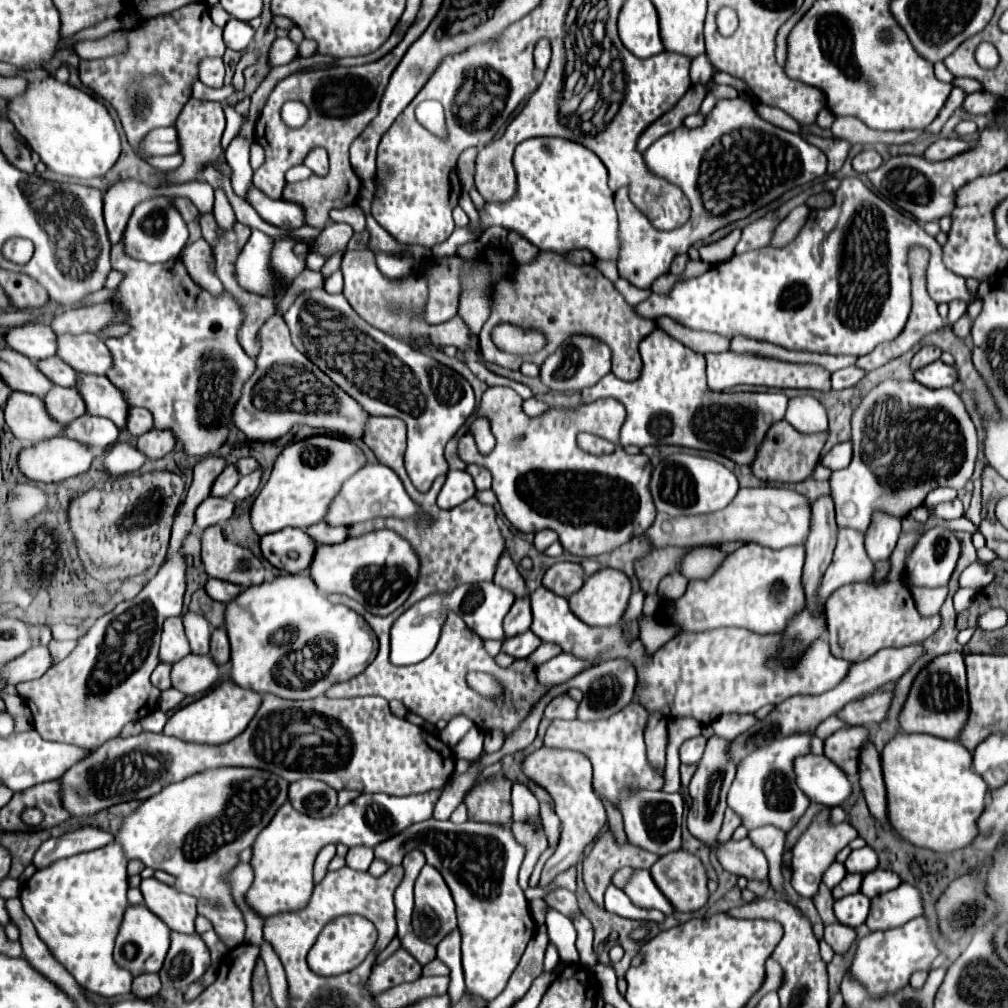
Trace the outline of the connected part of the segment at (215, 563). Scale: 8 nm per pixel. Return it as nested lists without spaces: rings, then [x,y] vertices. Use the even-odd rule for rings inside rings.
[[[212,526],[202,534],[202,564],[210,578],[226,580],[244,588],[264,582],[264,566],[252,550],[228,542],[220,526]]]

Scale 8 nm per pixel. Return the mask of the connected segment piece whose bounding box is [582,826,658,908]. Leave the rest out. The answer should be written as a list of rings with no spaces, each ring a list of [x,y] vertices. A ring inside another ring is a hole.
[[[610,826],[600,832],[590,854],[582,860],[584,884],[590,898],[604,908],[604,892],[612,884],[612,876],[620,868],[650,868],[658,860],[656,854],[630,842],[618,844]]]

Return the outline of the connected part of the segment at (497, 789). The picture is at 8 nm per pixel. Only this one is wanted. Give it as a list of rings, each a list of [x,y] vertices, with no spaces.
[[[502,774],[478,782],[464,798],[470,820],[508,822],[508,818],[512,818],[510,788],[512,780]]]

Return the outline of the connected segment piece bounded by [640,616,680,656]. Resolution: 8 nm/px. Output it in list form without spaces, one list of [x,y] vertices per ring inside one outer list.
[[[644,616],[644,626],[640,628],[640,640],[644,644],[646,656],[652,656],[656,650],[660,650],[668,640],[672,640],[676,634],[680,634],[678,626],[670,624],[652,624],[650,616]]]

